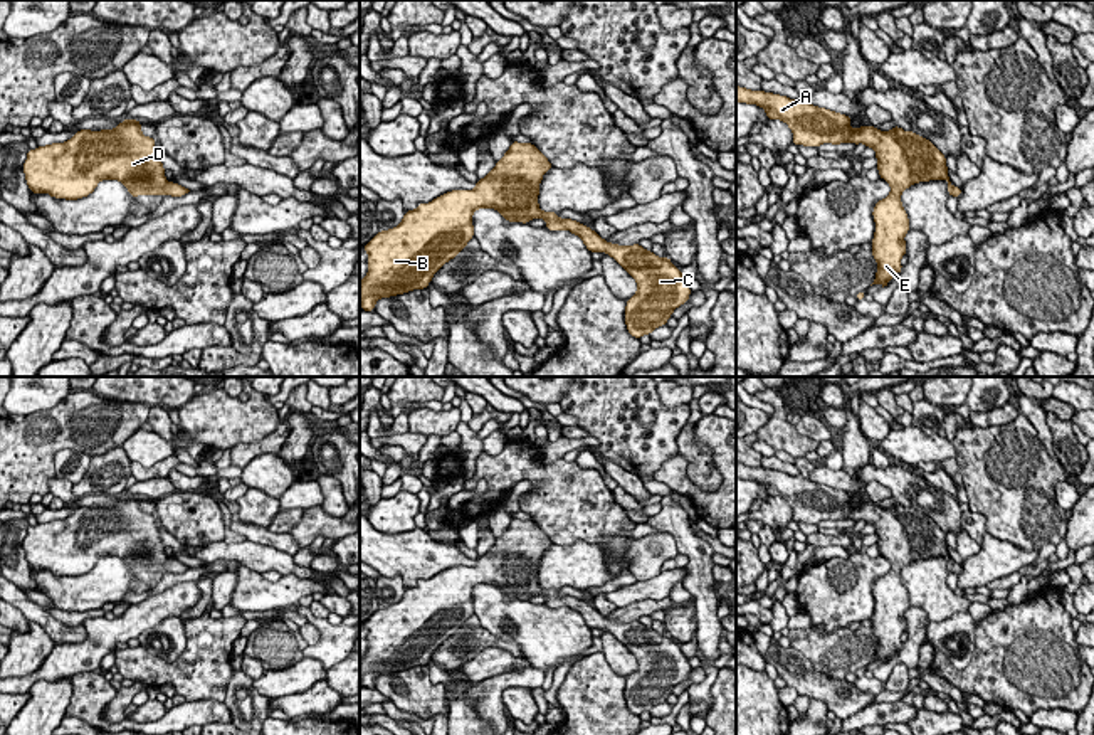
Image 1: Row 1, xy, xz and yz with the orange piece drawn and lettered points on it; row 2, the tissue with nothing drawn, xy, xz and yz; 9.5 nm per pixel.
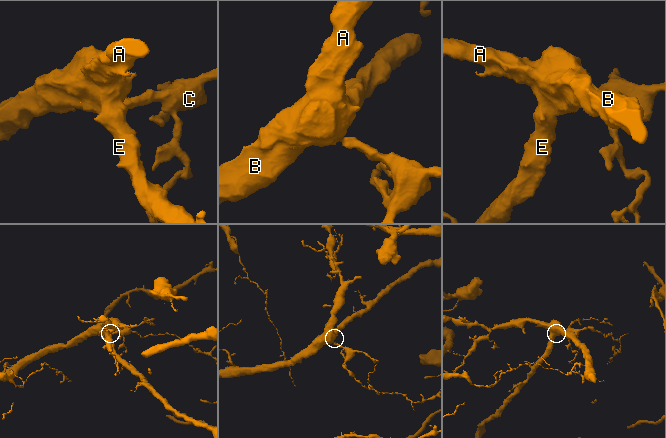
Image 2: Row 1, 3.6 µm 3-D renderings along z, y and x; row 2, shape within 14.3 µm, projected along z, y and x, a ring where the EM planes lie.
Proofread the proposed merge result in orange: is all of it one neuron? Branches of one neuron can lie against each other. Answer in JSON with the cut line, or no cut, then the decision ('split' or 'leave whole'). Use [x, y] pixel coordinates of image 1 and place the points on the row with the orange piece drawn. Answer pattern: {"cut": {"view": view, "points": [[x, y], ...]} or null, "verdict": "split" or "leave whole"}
{"cut": null, "verdict": "leave whole"}

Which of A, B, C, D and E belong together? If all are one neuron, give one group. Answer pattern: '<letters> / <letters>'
A B C D E

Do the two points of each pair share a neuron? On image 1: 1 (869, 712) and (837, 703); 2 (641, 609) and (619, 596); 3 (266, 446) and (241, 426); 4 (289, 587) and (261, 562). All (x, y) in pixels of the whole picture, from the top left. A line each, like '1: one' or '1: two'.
1: two
2: two
3: two
4: two

